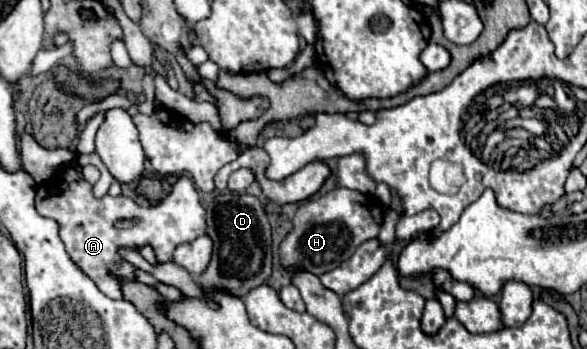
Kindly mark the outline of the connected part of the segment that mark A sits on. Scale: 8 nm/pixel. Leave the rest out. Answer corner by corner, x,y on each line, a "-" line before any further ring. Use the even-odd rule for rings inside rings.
73,164
69,166
69,170
59,172
59,176
55,174
49,182
37,186
35,206
41,216
53,218
59,224
59,236
71,260
97,284
97,288
103,294
115,300
121,298
121,284
117,278
109,276
109,272
115,272
121,278
133,278
135,272
135,268
129,262
119,258
117,254
119,246
137,248
143,244
151,244
159,262
171,262
177,244
191,242
193,238
205,234
205,210
199,204
197,188
185,174
179,176
179,180
173,184
171,194
165,196
157,206
139,208
127,196
95,198
91,192
91,184
85,182
81,176
81,166
-
133,216
139,218
139,224
135,224
133,228
113,226
117,218

